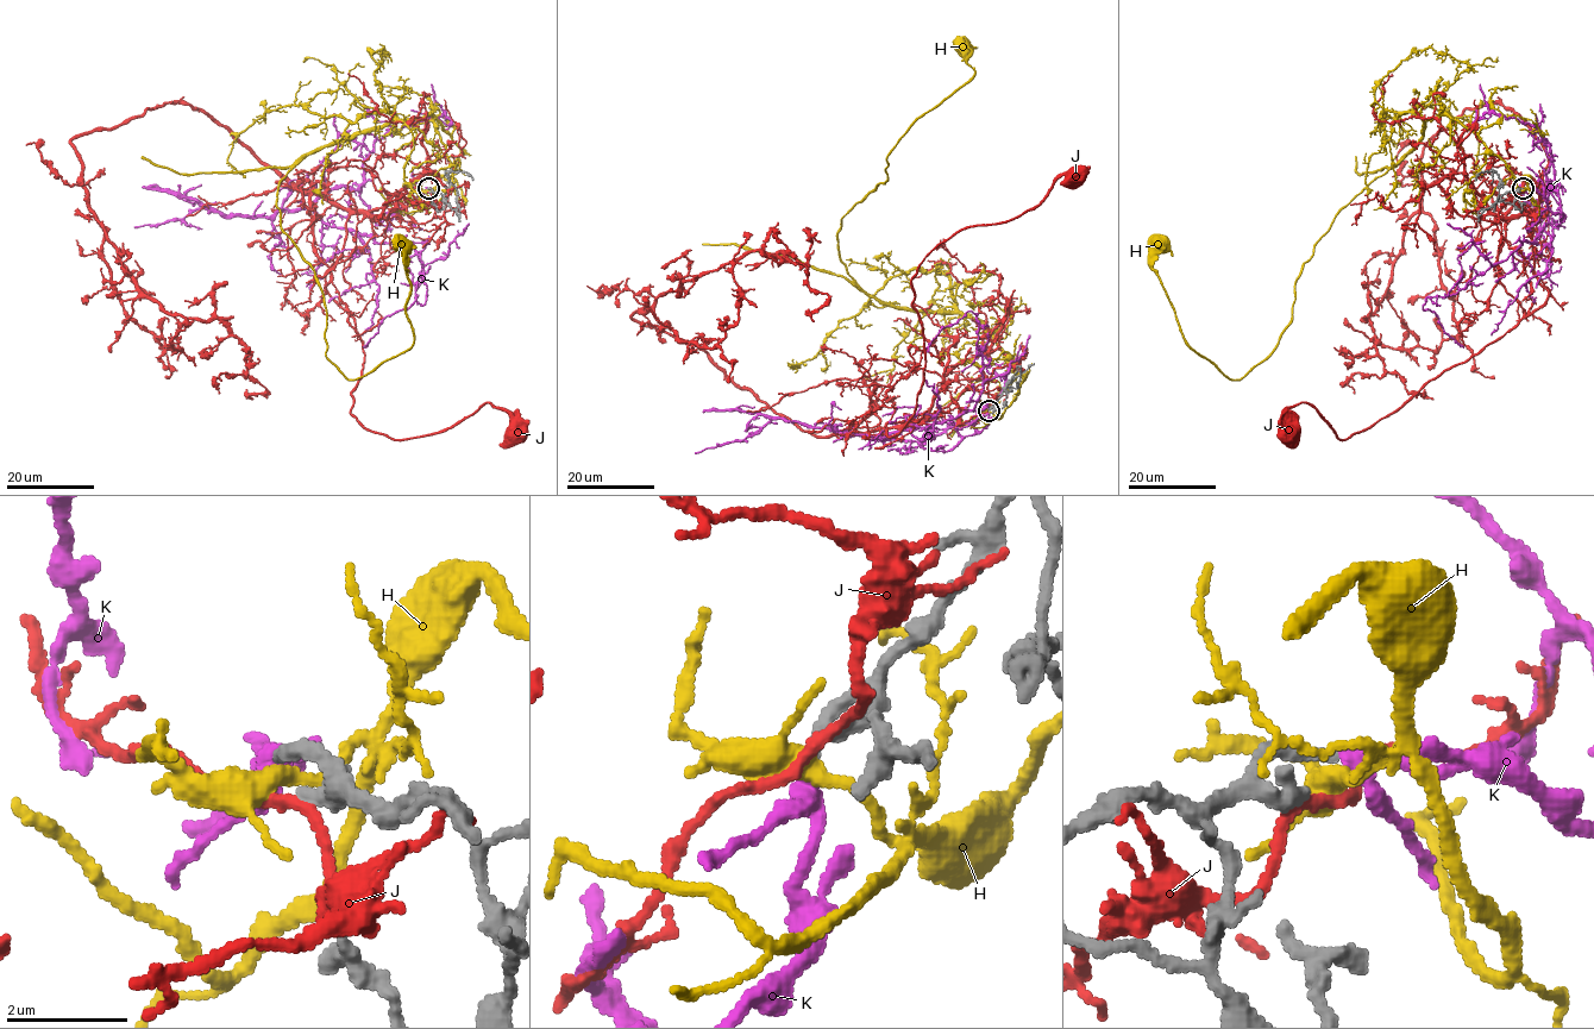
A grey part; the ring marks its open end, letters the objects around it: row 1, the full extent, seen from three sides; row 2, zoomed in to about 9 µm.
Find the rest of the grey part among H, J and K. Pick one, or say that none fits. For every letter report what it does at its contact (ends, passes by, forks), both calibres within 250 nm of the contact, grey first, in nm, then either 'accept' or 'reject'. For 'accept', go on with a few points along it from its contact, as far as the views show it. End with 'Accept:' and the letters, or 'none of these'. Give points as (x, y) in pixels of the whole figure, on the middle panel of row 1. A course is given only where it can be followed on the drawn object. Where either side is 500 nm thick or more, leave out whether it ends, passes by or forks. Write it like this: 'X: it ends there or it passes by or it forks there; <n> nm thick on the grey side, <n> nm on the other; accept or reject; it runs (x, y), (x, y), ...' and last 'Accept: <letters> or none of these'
H: it forks there; 240 nm thick on the grey side, 300 nm on the other; reject
J: it passes by; 240 nm thick on the grey side, 170 nm on the other; reject
K: it passes by; 220 nm thick on the grey side, 280 nm on the other; accept; it runs (989, 412), (989, 424), (951, 450), (874, 437), (971, 411), (983, 388), (977, 317), (943, 327), (926, 351)
Accept: K

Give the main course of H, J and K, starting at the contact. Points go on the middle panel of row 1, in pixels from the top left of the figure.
H: (989, 411), (1022, 380), (992, 334), (868, 295), (838, 231), (909, 127), (974, 75), (961, 45)
J: (991, 408), (992, 395), (965, 389), (886, 434), (923, 383), (911, 280), (954, 234), (1033, 209), (1074, 173)
K: (989, 412), (989, 424), (951, 450), (874, 437), (971, 411), (983, 388), (977, 317), (943, 327), (926, 351)

